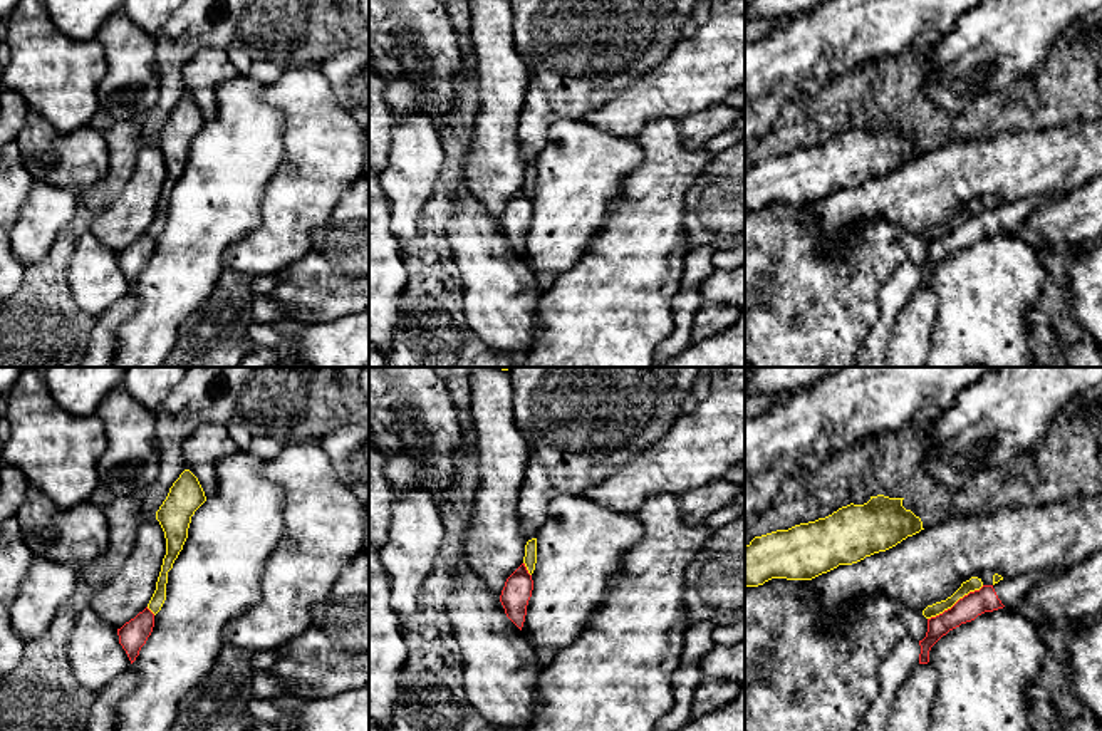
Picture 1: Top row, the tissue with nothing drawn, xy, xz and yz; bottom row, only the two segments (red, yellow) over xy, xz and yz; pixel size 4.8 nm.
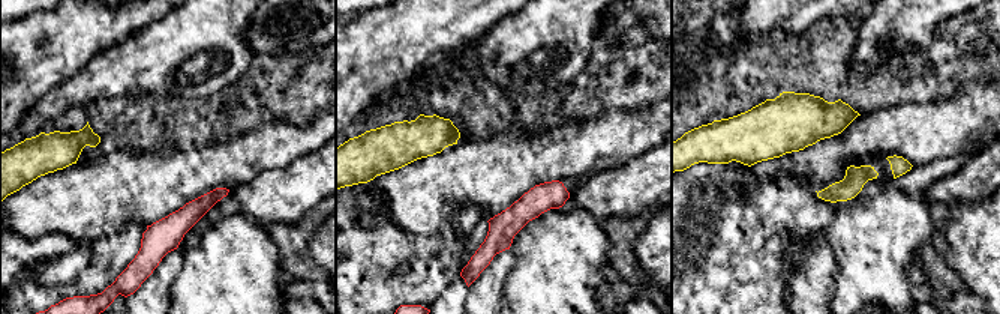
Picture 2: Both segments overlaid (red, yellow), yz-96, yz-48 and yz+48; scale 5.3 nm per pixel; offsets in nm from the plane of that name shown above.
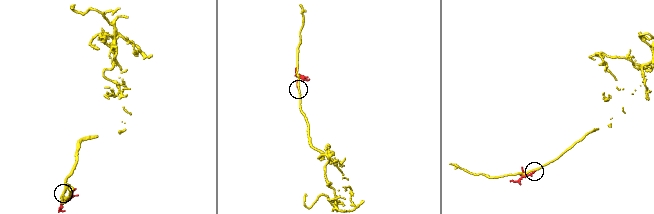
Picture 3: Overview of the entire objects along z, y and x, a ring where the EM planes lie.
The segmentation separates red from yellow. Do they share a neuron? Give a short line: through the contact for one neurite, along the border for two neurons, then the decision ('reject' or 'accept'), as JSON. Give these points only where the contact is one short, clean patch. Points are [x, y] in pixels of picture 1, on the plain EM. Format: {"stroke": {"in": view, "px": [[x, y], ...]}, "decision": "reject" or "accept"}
{"stroke": {"in": "yz", "px": [[983, 210], [970, 215], [950, 232], [928, 243]]}, "decision": "reject"}

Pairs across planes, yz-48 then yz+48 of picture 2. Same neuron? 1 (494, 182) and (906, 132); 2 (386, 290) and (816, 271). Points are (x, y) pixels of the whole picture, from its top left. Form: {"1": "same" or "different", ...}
{"1": "same", "2": "different"}

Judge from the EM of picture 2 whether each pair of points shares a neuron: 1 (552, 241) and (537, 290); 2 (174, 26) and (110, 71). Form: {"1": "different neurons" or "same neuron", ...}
{"1": "same neuron", "2": "same neuron"}

